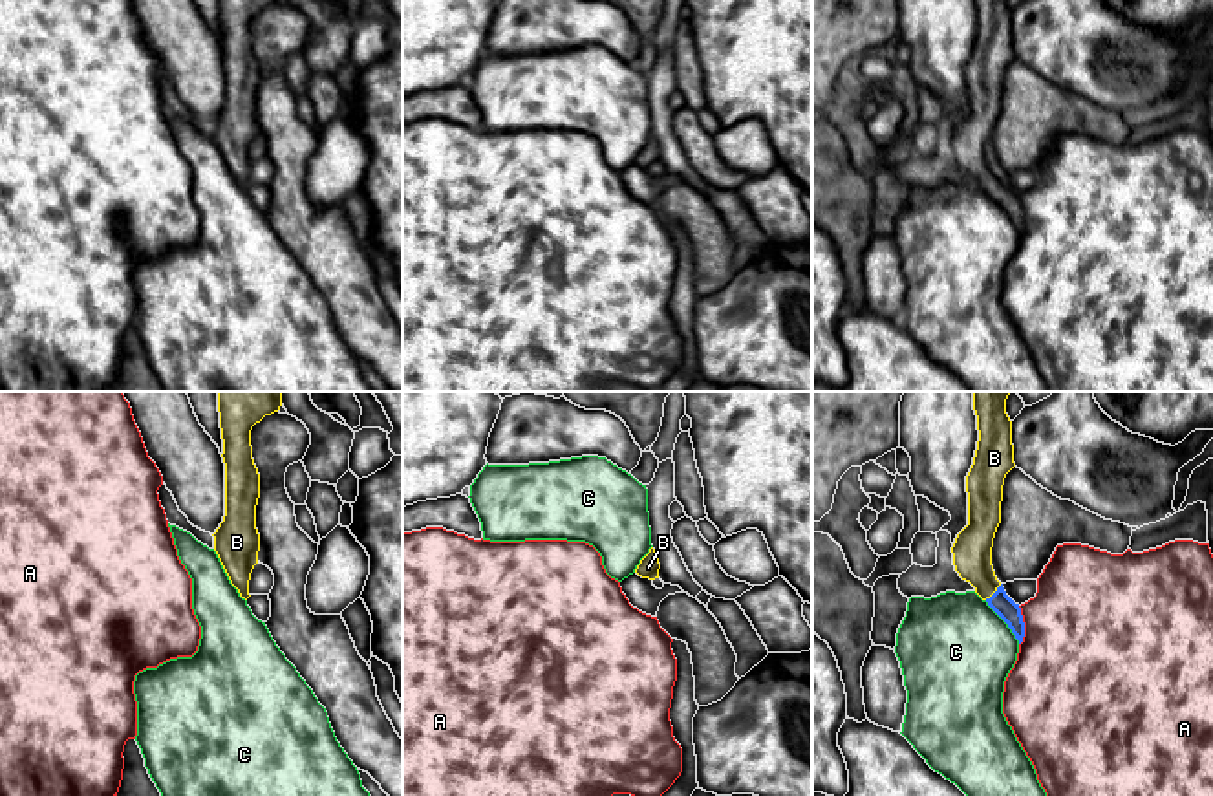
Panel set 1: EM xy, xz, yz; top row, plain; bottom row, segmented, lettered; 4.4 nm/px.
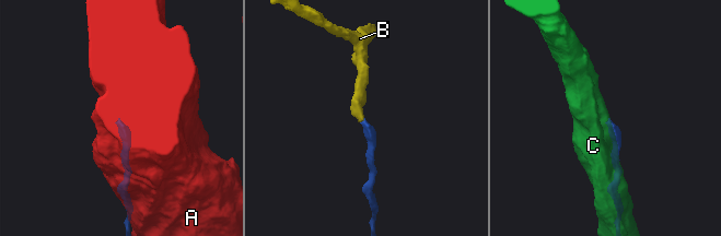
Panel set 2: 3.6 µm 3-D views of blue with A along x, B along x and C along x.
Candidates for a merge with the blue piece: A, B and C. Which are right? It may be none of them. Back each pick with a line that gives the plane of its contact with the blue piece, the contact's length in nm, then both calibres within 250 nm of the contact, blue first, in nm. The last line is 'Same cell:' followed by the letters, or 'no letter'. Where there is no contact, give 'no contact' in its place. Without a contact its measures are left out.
B: contact in yz; length 100 nm; calibres 90 and 180 nm
Same cell: B

